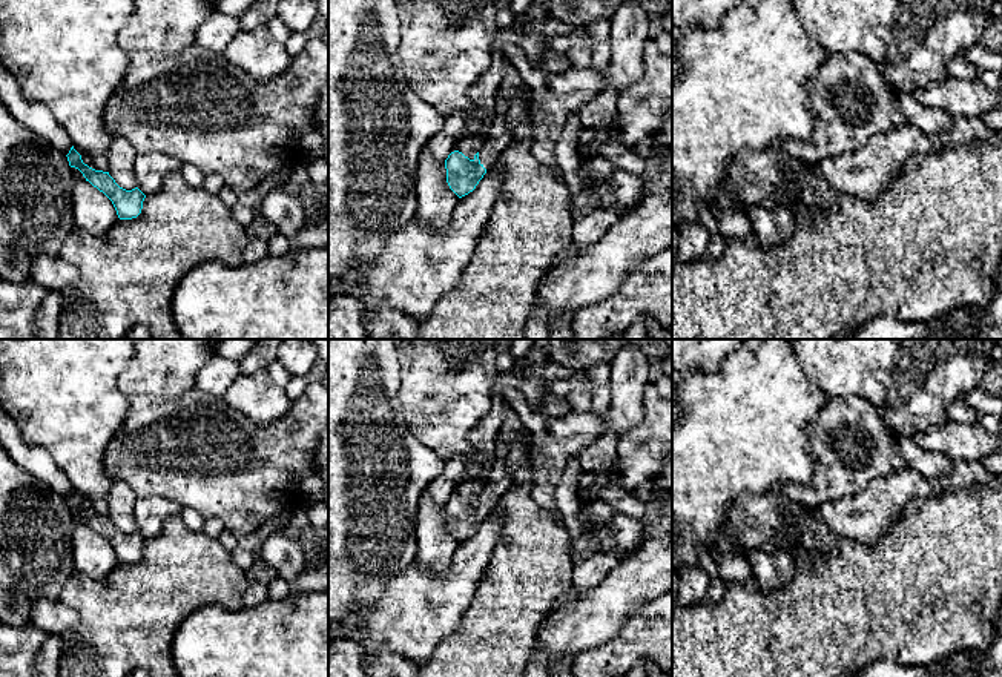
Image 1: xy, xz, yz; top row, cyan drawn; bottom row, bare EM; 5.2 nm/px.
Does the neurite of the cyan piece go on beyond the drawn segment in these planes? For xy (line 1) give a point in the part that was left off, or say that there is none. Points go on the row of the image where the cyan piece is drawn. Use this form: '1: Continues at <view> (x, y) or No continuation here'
1: No continuation here

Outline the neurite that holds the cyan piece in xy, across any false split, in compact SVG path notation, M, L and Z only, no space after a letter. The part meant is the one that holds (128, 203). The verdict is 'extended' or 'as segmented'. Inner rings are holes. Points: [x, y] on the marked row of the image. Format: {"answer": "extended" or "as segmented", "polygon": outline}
{"answer": "as segmented", "polygon": "M74 146L66 157L71 167L78 169L86 181L112 201L120 220L132 220L141 213L146 195L138 187L132 190L120 187L109 172L95 170L84 164L81 155L74 149Z"}

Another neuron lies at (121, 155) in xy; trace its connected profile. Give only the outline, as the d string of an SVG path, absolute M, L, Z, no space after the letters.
M114 137L109 144L109 175L115 183L132 190L137 187L137 177L133 170L133 163L137 158L137 150L124 137Z

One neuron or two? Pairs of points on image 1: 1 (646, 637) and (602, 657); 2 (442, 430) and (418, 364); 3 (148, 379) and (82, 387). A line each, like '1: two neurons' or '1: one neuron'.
1: one neuron
2: one neuron
3: two neurons

